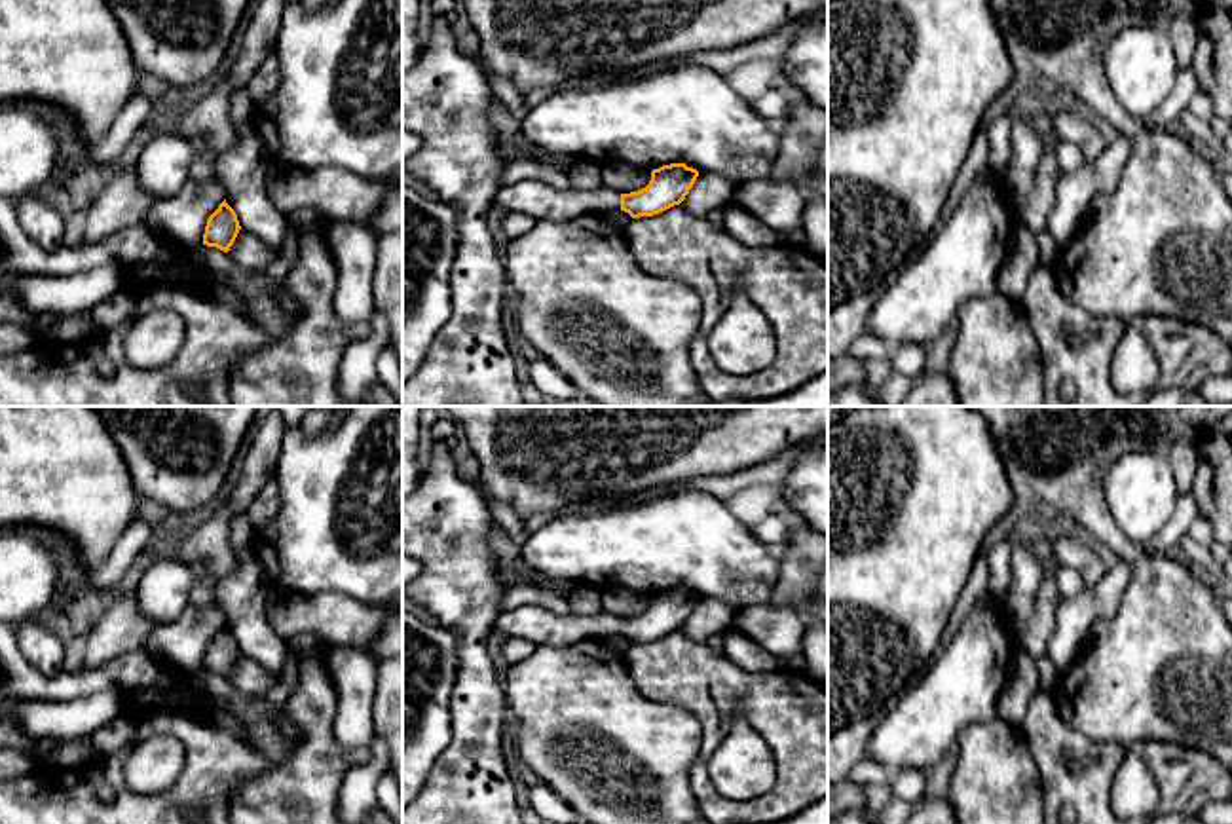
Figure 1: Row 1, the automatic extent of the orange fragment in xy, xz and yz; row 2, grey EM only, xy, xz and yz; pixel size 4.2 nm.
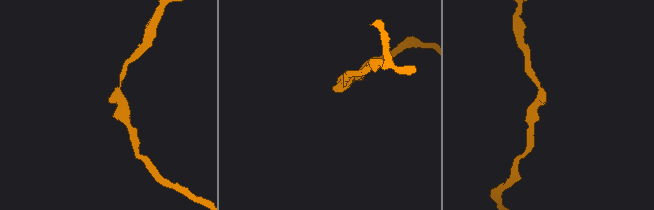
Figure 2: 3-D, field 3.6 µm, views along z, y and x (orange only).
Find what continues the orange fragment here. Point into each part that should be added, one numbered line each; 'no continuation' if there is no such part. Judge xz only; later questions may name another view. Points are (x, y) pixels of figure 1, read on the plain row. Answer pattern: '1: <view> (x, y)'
1: xz (534, 623)

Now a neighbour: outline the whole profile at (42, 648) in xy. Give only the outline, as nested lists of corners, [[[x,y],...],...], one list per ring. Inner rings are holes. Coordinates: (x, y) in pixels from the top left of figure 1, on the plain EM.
[[[25,621],[15,627],[15,640],[28,663],[44,674],[63,672],[65,642],[46,627]]]

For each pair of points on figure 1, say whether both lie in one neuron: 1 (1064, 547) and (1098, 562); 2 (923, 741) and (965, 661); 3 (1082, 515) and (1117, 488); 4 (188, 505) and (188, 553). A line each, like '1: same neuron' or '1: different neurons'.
1: same neuron
2: same neuron
3: different neurons
4: different neurons

